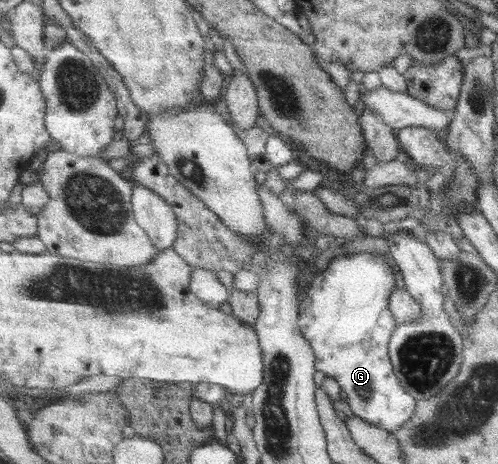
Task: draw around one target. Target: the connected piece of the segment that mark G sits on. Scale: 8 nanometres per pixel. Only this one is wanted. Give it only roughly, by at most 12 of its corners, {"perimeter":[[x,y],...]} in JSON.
{"perimeter":[[339,255],[300,303],[316,368],[390,432],[416,397],[389,351],[395,273]]}

